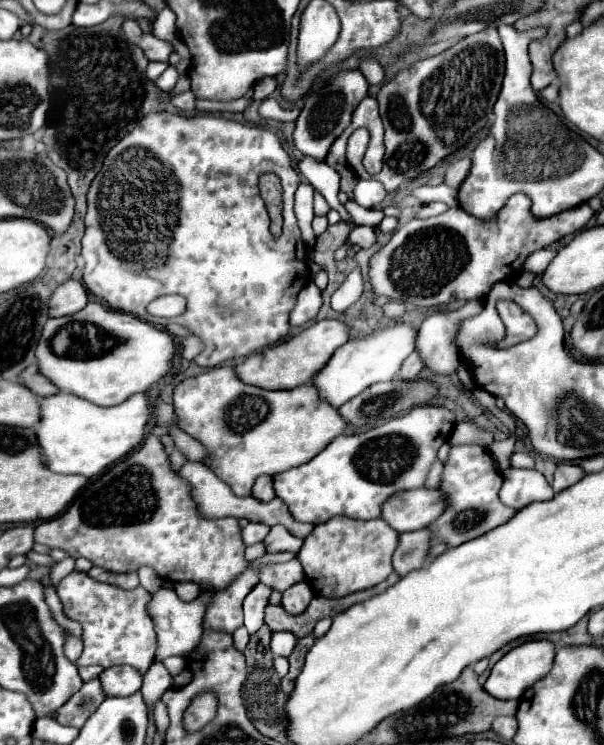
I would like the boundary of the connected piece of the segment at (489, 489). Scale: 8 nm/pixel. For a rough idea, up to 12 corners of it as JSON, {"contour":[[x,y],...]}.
{"contour":[[483,445],[451,447],[433,539],[457,547],[515,515]]}

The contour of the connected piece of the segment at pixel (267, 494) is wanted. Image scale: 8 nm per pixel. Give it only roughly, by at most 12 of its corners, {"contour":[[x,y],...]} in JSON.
{"contour":[[263,475],[255,481],[253,495],[263,501],[275,497],[273,477]]}

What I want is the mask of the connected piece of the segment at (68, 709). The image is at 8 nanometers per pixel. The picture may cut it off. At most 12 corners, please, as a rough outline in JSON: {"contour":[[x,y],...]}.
{"contour":[[91,679],[57,711],[63,725],[81,729],[107,695]]}

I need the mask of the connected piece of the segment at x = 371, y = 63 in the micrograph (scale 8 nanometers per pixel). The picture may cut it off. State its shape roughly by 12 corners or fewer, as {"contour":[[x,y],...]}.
{"contour":[[377,59],[361,61],[369,85],[383,85],[385,73]]}

